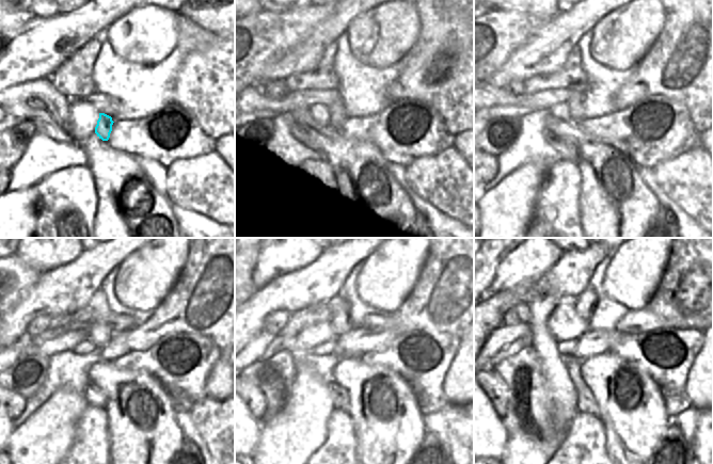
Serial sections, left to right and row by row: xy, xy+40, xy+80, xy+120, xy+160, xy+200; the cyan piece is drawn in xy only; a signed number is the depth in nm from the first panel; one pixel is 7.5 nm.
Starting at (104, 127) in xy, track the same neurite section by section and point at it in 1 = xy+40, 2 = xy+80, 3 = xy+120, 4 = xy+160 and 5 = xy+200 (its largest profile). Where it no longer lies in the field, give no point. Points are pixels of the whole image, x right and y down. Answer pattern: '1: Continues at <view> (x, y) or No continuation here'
1: Continues at xy+40 (337, 113)
2: Continues at xy+80 (576, 99)
3: Continues at xy+120 (100, 333)
4: Continues at xy+160 (341, 322)
5: Continues at xy+200 (586, 301).

